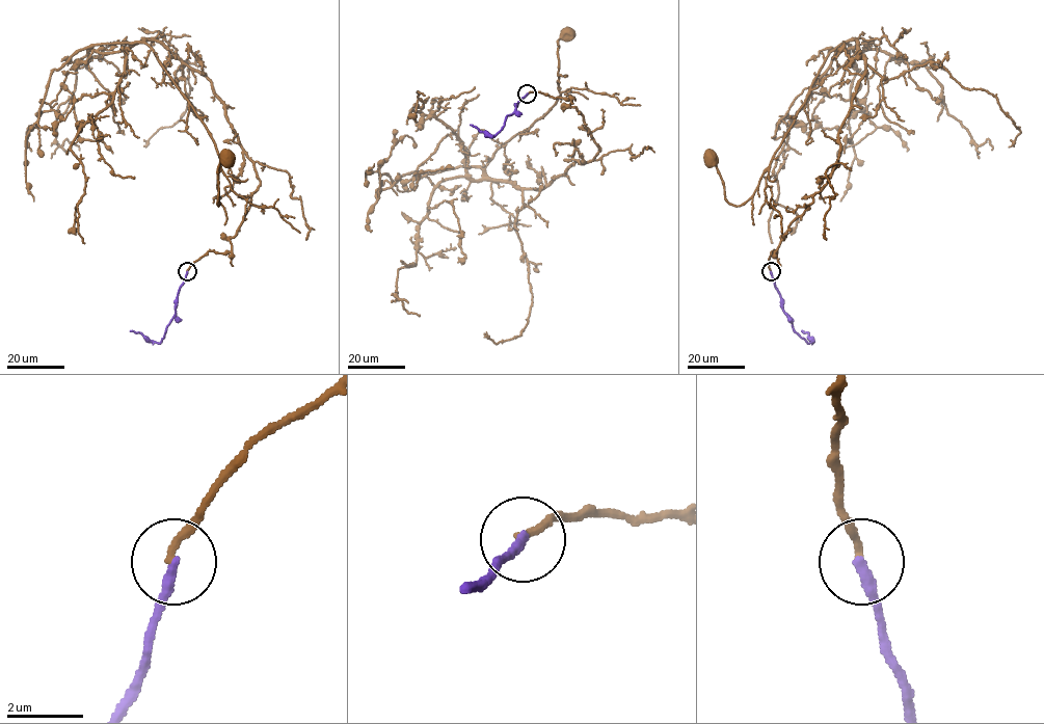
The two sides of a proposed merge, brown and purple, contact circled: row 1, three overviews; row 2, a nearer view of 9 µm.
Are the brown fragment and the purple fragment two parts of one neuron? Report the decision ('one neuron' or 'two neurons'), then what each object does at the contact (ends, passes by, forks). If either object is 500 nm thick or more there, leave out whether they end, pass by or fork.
two neurons | brown ends | purple ends

